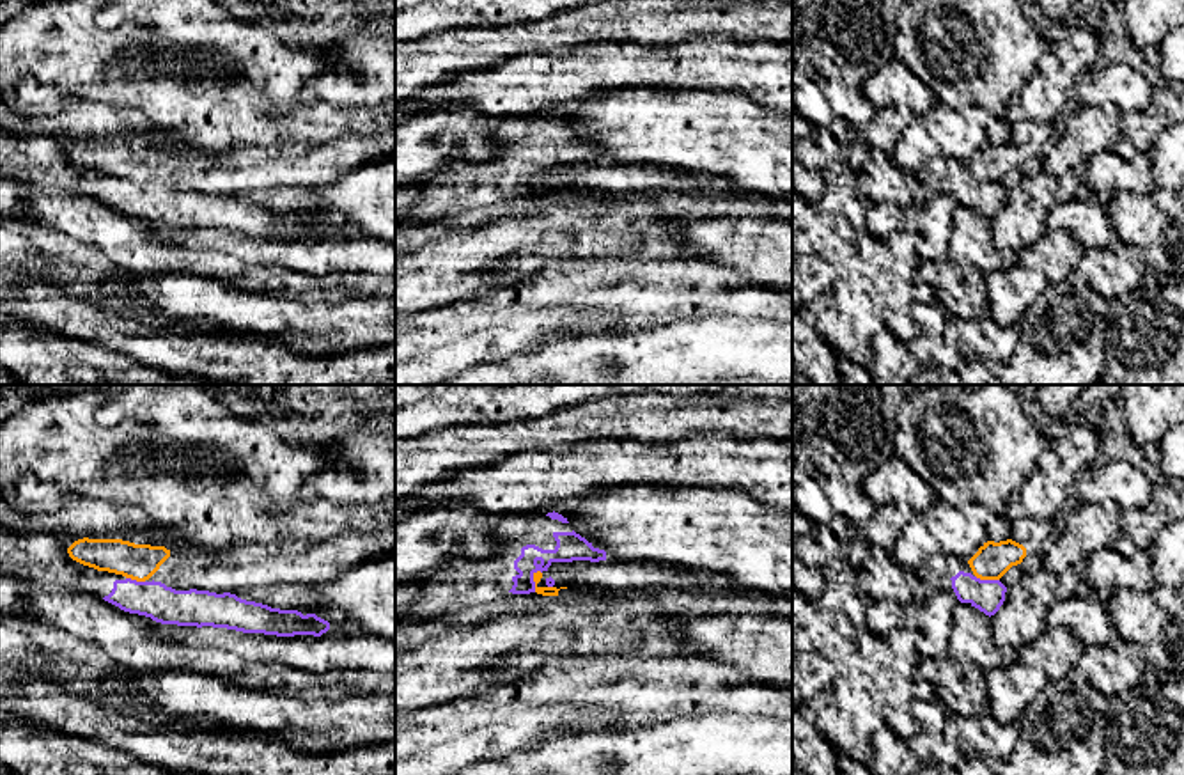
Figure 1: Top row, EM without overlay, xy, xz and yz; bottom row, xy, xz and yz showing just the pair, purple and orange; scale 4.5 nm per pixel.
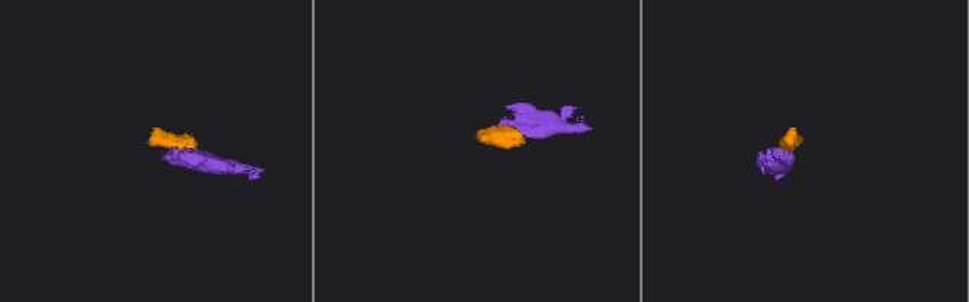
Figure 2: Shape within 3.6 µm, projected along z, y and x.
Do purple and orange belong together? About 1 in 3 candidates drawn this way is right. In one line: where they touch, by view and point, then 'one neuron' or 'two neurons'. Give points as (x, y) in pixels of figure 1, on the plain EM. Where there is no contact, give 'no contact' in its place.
meets purple in xz at (532, 183); two neurons

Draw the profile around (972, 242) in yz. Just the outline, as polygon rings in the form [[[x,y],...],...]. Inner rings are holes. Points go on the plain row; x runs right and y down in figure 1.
[[[957,206],[954,211],[954,232],[948,259],[957,264],[971,264],[984,273],[1009,270],[1019,262],[1021,252],[998,248],[993,241],[991,220],[978,211]]]

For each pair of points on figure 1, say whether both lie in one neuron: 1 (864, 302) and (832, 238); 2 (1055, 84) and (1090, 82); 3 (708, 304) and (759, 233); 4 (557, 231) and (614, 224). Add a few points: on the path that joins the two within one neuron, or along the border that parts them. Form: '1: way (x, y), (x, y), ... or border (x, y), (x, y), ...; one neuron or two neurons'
1: way (862, 286), (860, 266), (848, 254); one neuron
2: border (1083, 73), (1076, 84), (1074, 96); two neurons
3: border (695, 256), (732, 268), (747, 281); two neurons
4: way (571, 229), (599, 227); one neuron

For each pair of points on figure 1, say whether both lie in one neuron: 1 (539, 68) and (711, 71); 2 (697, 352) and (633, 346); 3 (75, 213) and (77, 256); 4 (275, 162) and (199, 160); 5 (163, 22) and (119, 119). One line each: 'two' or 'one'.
1: one
2: one
3: two
4: one
5: two

